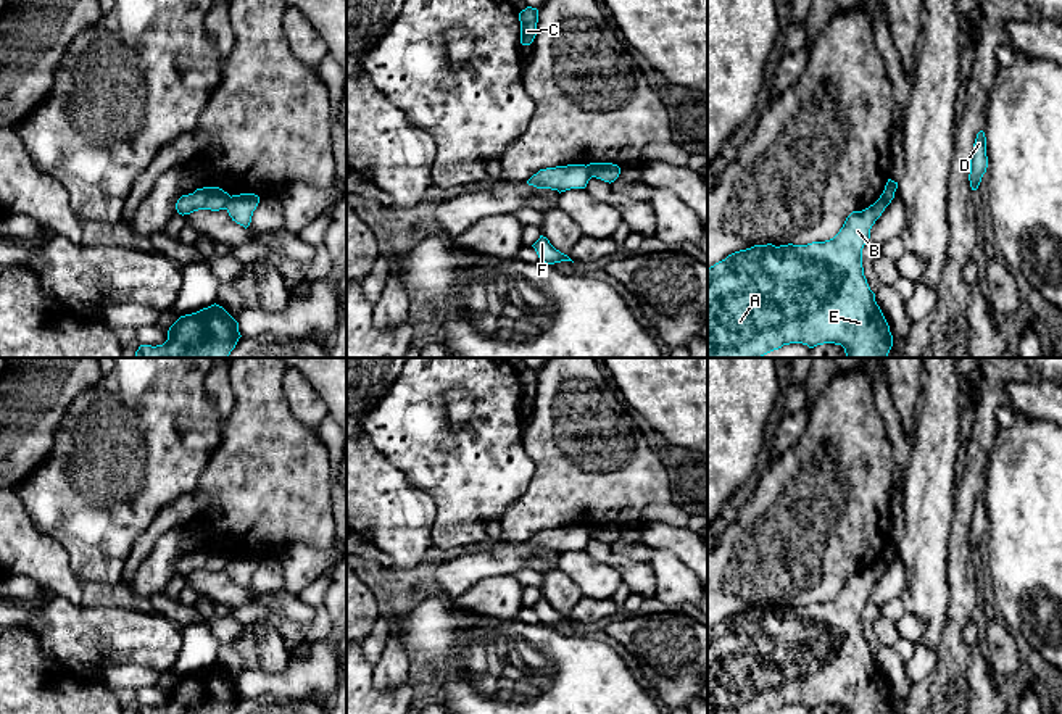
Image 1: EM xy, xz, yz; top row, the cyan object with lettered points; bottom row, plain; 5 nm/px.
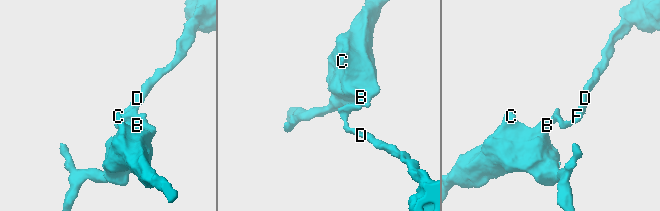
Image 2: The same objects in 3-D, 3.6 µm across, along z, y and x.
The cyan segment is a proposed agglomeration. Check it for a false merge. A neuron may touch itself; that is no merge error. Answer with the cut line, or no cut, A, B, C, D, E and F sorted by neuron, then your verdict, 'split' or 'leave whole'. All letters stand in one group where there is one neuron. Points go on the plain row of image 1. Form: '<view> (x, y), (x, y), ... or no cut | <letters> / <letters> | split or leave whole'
xy (231, 558), (224, 569) | A B C E / D F | split

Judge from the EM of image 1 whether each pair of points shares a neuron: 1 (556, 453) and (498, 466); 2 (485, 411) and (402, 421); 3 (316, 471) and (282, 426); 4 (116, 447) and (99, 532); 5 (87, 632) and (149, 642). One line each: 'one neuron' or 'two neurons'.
1: two neurons
2: one neuron
3: one neuron
4: one neuron
5: one neuron

